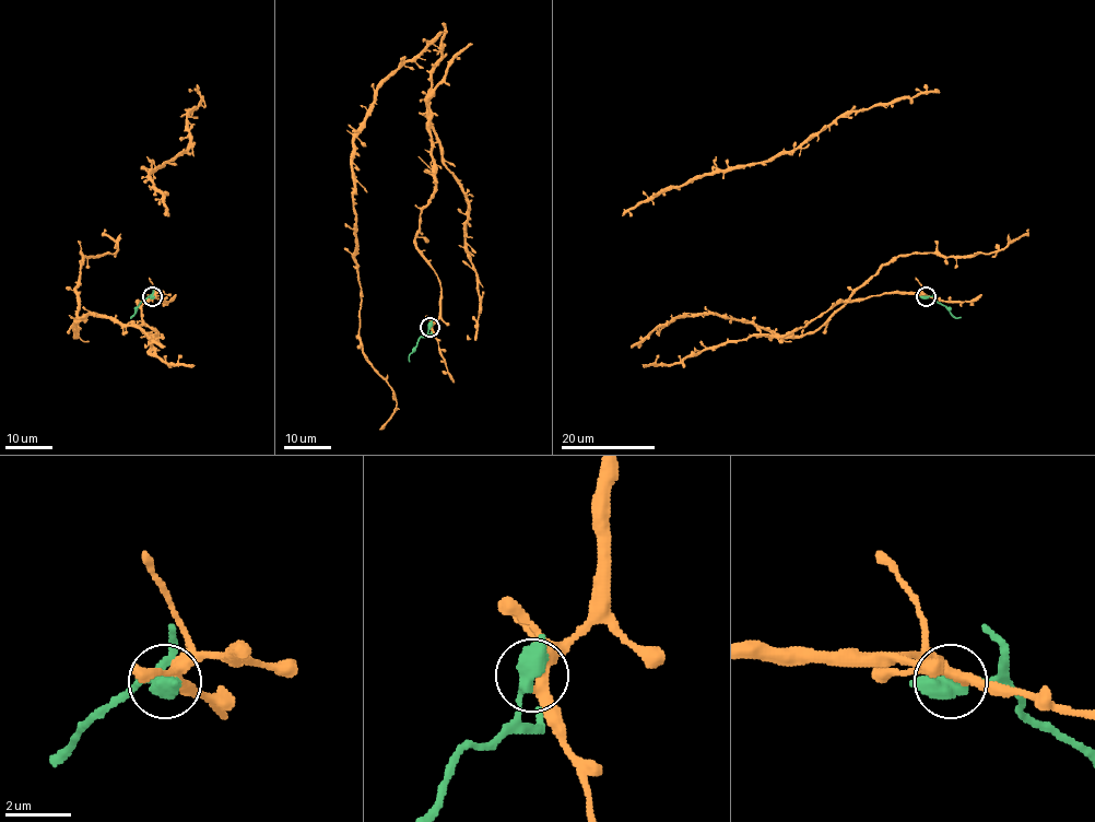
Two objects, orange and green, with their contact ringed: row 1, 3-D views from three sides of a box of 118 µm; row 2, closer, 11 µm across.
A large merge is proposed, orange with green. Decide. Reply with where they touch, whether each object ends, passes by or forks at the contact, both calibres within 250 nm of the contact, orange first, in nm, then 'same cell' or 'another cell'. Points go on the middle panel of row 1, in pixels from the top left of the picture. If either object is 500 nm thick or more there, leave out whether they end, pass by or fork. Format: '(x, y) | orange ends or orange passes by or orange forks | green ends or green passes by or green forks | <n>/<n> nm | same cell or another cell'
(430, 327) | orange passes by | green passes by | 360/480 nm | another cell

